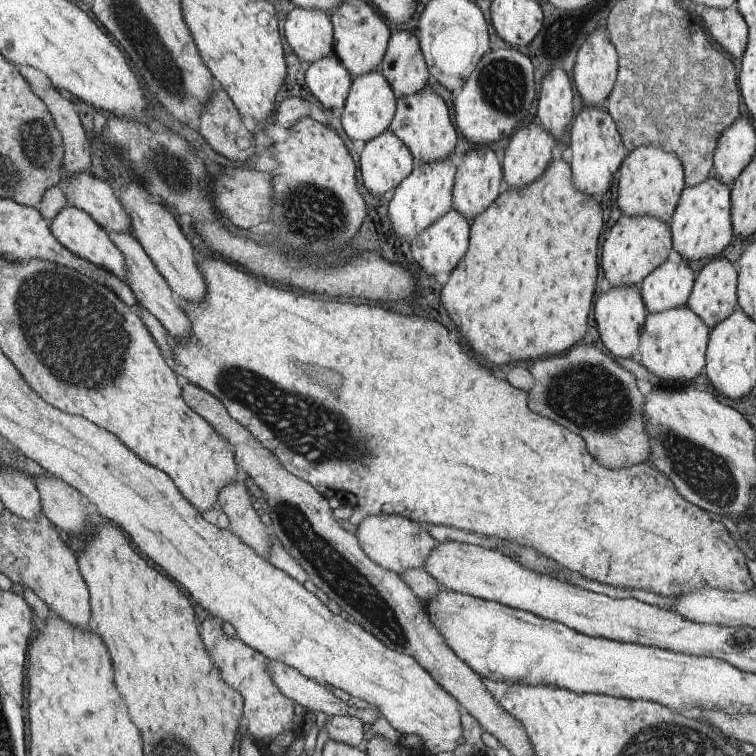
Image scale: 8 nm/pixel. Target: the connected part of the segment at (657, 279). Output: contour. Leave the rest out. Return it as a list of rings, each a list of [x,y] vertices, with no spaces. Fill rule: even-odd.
[[[670,258],[638,284],[648,314],[687,306],[692,286],[695,282],[690,266],[670,262]]]

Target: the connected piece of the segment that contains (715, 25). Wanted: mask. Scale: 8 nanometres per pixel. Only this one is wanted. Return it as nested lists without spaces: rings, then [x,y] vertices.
[[[736,5],[729,9],[704,7],[704,26],[712,33],[712,38],[728,52],[732,58],[740,60],[747,47],[748,27]]]

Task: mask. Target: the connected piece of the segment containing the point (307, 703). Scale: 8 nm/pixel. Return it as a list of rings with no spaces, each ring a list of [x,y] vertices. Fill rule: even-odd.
[[[280,661],[271,662],[271,677],[284,696],[291,697],[299,705],[304,705],[308,711],[323,712],[327,715],[355,716],[364,724],[372,724],[380,714],[373,708],[364,710],[353,709],[338,699],[325,685],[306,678],[295,668]]]

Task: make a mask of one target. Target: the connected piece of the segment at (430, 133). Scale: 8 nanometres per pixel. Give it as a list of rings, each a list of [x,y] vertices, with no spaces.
[[[430,85],[423,91],[407,97],[399,97],[395,116],[389,130],[394,133],[411,150],[420,165],[439,163],[456,157],[456,130],[448,116],[446,102],[434,93]]]

